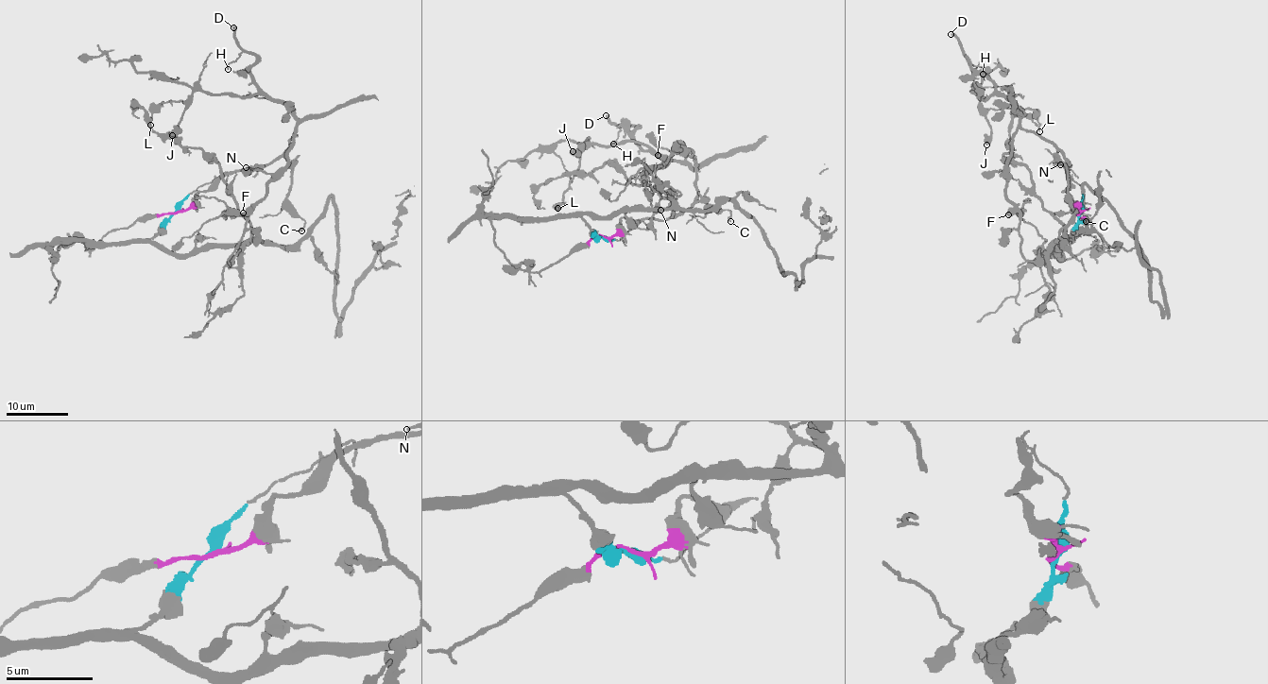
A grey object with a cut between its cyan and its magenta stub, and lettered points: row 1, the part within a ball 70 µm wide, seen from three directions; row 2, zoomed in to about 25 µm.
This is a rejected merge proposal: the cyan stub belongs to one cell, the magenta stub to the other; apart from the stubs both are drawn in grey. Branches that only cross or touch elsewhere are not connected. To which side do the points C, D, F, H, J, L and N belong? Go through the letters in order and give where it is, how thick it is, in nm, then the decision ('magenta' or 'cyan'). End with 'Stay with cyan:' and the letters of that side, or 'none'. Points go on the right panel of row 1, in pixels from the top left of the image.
C: (1086, 221) | 150 nm | magenta
D: (950, 34) | 320 nm | magenta
F: (1008, 214) | 480 nm | magenta
H: (983, 74) | 130 nm | magenta
J: (986, 145) | 650 nm | magenta
L: (1039, 131) | 140 nm | magenta
N: (1060, 164) | 170 nm | magenta
Stay with cyan: none

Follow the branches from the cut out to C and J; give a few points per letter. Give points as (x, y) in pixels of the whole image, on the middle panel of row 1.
C: (604, 238), (611, 238), (624, 218), (667, 220), (703, 201), (708, 208), (729, 210), (730, 221)
J: (604, 238), (624, 218), (667, 220), (687, 211), (696, 165), (630, 141), (572, 152)

